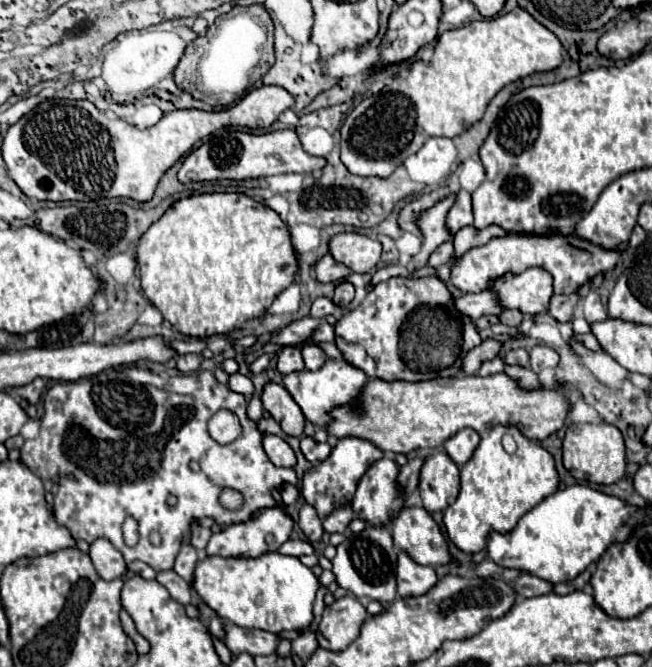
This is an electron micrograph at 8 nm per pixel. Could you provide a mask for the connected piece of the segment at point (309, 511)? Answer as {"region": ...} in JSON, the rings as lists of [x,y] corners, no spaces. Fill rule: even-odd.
{"region":[[[311,505],[301,507],[297,525],[303,529],[309,543],[317,543],[321,539],[321,535],[323,535],[323,521],[319,519],[315,507],[311,507]]]}

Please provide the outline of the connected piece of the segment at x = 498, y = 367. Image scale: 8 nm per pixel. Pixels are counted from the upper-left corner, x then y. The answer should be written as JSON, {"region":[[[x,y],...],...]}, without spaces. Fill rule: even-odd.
{"region":[[[495,357],[495,359],[489,359],[489,361],[485,361],[485,363],[481,365],[481,369],[479,369],[479,375],[481,375],[481,377],[495,375],[495,373],[501,373],[501,371],[503,371],[503,367],[505,367],[503,359],[501,359],[501,357]]]}

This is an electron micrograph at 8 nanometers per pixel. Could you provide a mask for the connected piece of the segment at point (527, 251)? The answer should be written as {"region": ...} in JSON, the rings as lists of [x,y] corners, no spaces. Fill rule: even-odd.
{"region":[[[507,235],[501,239],[491,239],[487,245],[465,253],[451,269],[451,283],[463,293],[479,293],[491,285],[491,279],[503,273],[521,273],[529,267],[541,267],[551,273],[555,293],[571,295],[597,273],[611,271],[621,255],[623,251],[605,249],[575,235]]]}

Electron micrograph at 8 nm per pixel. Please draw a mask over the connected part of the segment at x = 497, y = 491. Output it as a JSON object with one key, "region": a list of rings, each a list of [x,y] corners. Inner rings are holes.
{"region":[[[497,425],[491,431],[487,431],[487,433],[481,435],[481,441],[479,441],[477,449],[473,451],[473,457],[461,467],[461,491],[459,491],[459,497],[443,513],[443,525],[445,525],[447,537],[461,551],[465,551],[465,553],[477,553],[477,551],[481,551],[481,549],[487,547],[489,533],[509,533],[517,525],[517,521],[529,509],[537,507],[543,499],[547,499],[551,493],[555,493],[557,485],[559,485],[559,475],[555,471],[553,457],[539,443],[529,441],[527,437],[523,437],[519,433],[519,429]],[[505,433],[511,433],[513,439],[515,439],[515,443],[517,443],[517,451],[513,455],[505,453],[503,447],[501,447],[501,437]]]}

